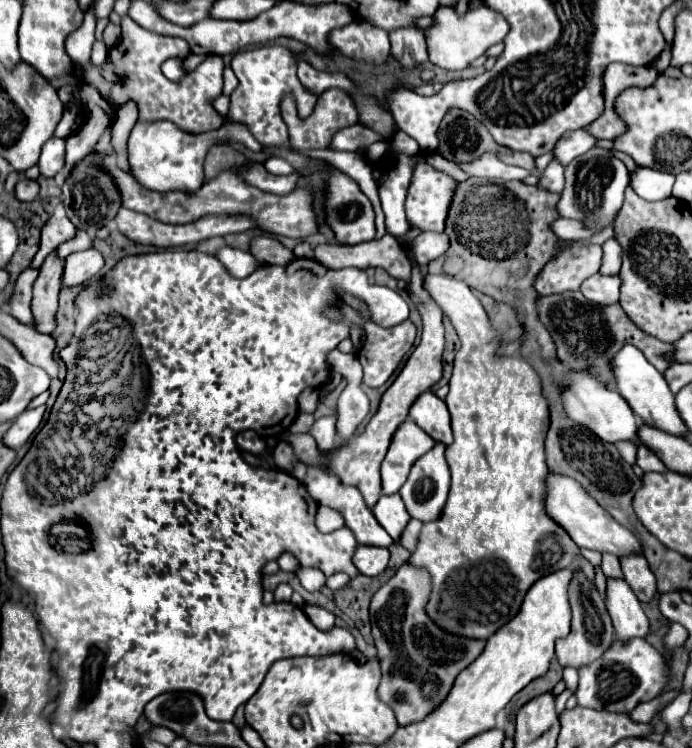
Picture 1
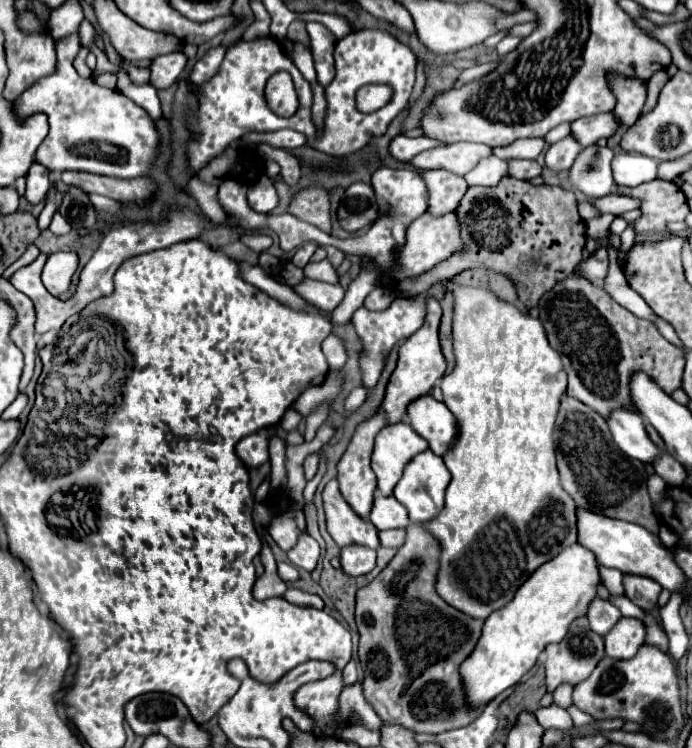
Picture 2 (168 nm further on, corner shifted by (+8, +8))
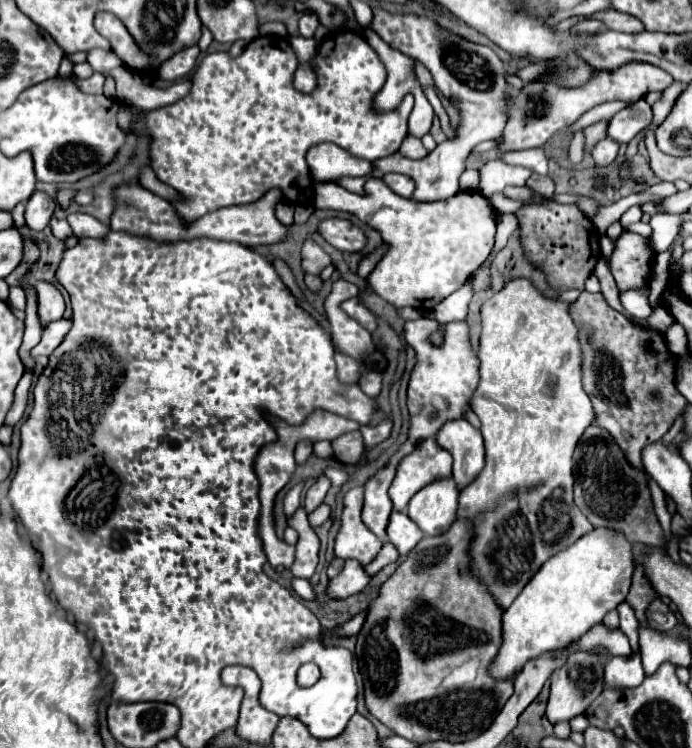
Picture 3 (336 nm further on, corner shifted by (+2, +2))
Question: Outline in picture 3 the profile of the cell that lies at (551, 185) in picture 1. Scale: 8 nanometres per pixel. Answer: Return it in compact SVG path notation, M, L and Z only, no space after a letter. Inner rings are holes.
M602 121L602 123L594 123L594 125L590 125L590 127L584 129L584 151L586 153L590 153L592 147L606 137L606 125L608 123Z

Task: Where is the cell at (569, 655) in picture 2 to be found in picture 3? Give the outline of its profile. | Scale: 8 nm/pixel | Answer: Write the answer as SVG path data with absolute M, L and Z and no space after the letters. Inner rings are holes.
M576 651L572 653L566 663L556 669L552 673L552 685L550 685L550 699L548 699L548 707L546 707L546 717L550 719L550 723L556 721L570 721L574 715L584 713L586 707L600 695L600 691L604 689L604 681L602 681L602 661L598 653L590 653L590 651Z

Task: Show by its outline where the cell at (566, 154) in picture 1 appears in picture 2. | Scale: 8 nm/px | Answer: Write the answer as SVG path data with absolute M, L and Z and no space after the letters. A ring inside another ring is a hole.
M600 113L600 115L590 115L576 119L572 123L572 133L576 139L580 139L582 147L588 147L596 143L598 139L608 139L620 129L620 121L614 113Z

